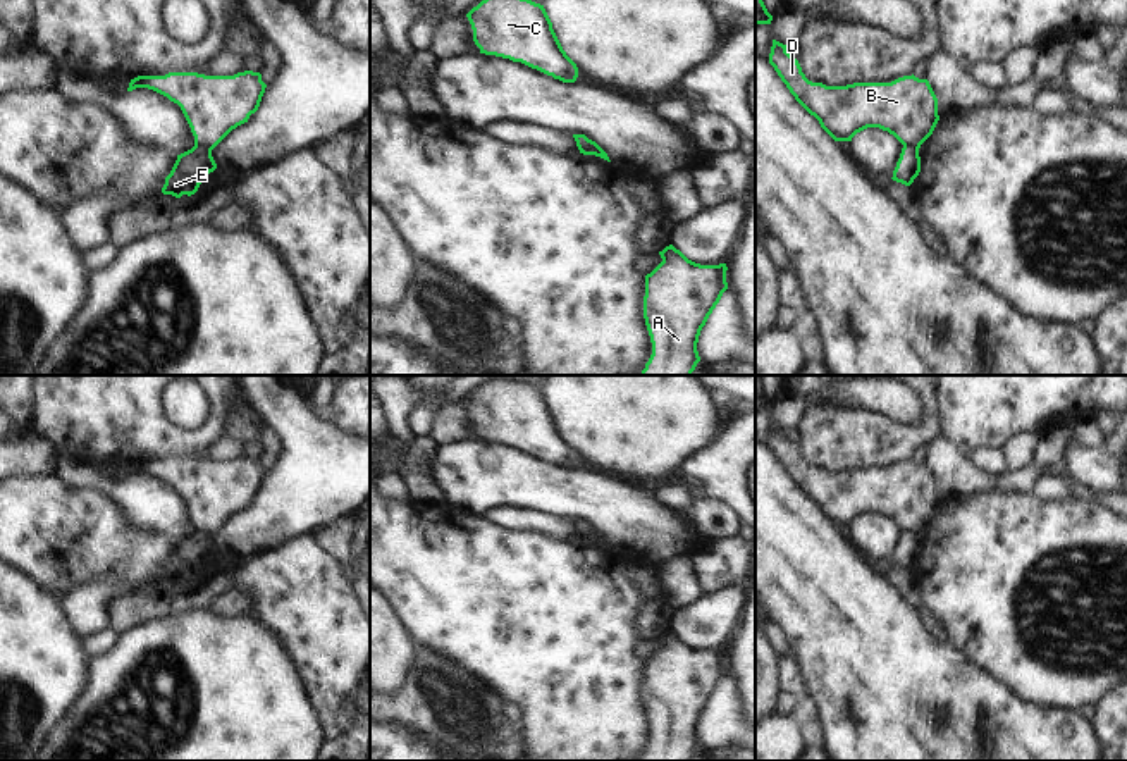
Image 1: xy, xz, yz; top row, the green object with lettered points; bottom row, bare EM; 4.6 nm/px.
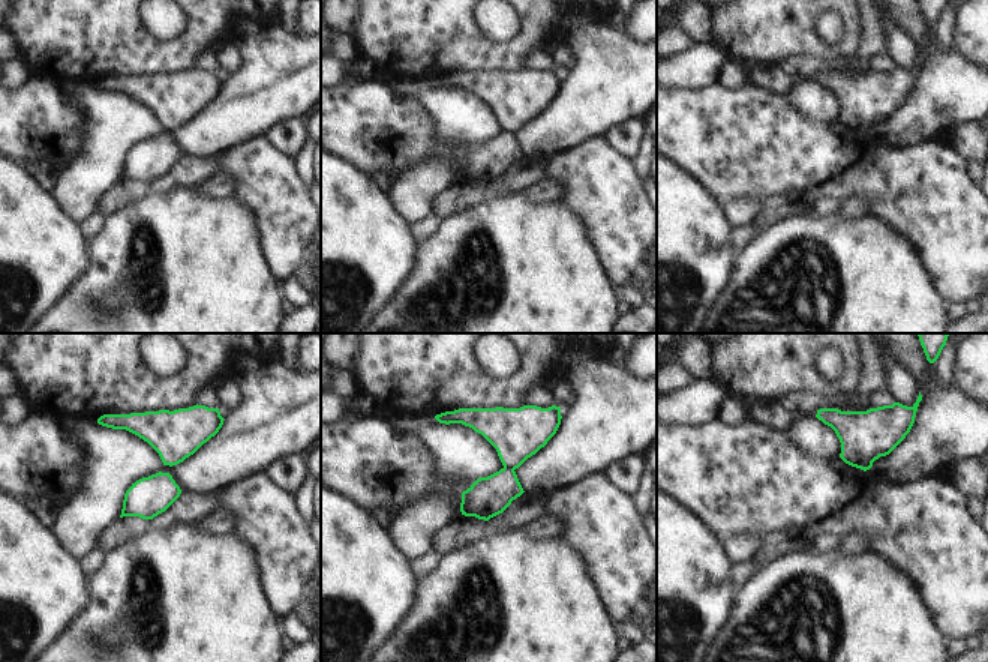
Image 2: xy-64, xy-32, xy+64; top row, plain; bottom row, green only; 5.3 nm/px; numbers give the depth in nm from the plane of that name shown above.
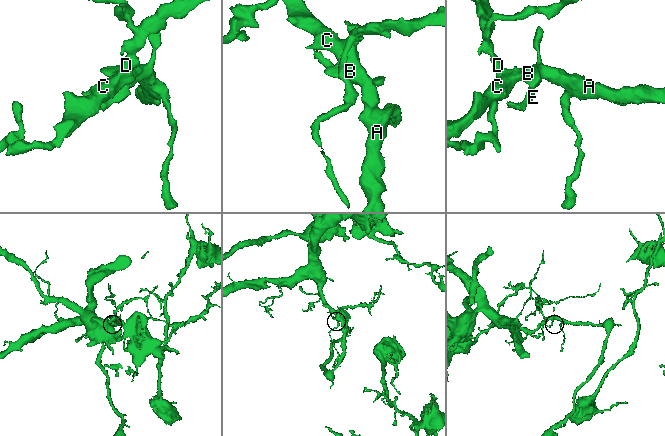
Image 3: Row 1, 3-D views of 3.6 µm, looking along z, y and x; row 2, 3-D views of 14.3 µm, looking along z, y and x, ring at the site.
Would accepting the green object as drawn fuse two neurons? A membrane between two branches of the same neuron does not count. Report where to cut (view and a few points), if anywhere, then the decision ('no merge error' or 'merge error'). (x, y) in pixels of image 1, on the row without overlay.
cut in xy along (195, 529), (210, 538); merge error

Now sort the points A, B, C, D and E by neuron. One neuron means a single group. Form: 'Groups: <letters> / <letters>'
Groups: A B C D / E.

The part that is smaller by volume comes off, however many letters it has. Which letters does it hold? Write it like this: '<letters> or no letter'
E

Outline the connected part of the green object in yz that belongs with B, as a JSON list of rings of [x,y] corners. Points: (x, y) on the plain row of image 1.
[[[776,425],[769,449],[834,527],[852,527],[857,518],[879,513],[903,532],[921,534],[939,506],[938,484],[929,467],[914,460],[891,468],[826,472],[809,467],[798,446],[786,437],[786,430]]]

